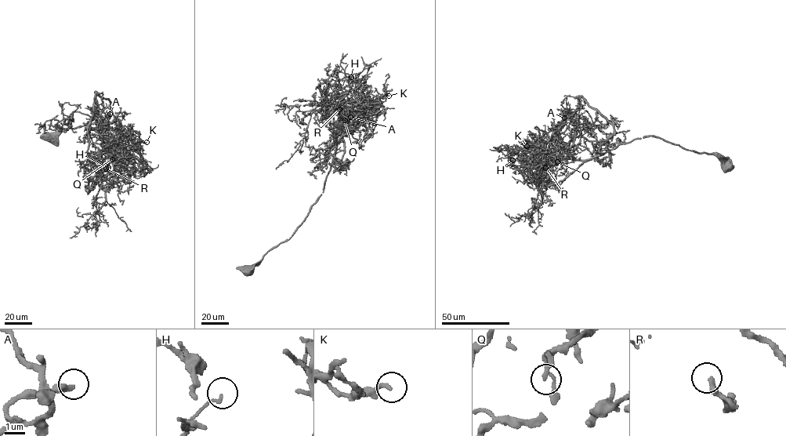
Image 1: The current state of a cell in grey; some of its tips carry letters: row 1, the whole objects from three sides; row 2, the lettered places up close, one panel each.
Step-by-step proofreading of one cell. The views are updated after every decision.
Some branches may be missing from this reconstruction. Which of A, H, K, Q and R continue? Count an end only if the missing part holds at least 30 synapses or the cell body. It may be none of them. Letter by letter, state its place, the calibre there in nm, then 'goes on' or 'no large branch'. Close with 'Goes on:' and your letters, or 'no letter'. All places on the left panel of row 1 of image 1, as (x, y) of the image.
A: at (110, 114); 320 nm thick; goes on
H: at (108, 167); 130 nm thick; no large branch
K: at (146, 142); 200 nm thick; no large branch
Q: at (112, 159); 220 nm thick; no large branch
R: at (106, 168); 280 nm thick; no large branch
Goes on: A

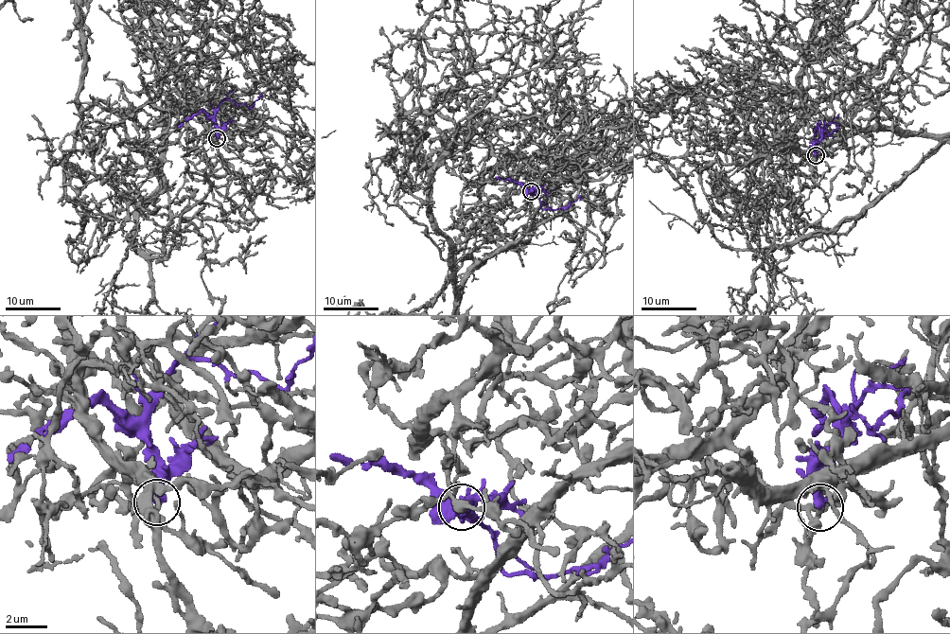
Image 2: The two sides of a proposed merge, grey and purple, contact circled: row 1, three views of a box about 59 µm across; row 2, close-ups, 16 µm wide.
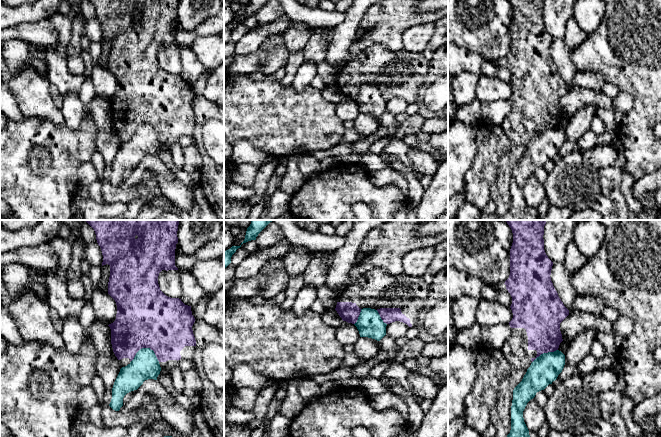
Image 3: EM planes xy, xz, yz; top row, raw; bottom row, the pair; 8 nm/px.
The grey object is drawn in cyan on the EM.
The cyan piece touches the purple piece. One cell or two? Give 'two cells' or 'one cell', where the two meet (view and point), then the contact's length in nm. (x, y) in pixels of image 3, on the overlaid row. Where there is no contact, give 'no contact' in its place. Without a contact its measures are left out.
two cells | xy (146, 348) | 240 nm

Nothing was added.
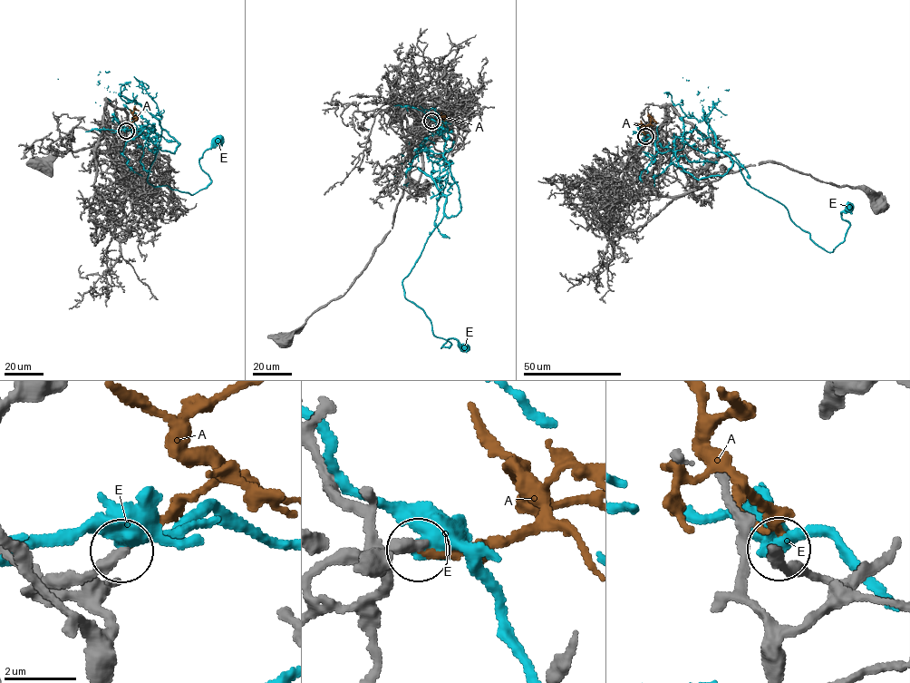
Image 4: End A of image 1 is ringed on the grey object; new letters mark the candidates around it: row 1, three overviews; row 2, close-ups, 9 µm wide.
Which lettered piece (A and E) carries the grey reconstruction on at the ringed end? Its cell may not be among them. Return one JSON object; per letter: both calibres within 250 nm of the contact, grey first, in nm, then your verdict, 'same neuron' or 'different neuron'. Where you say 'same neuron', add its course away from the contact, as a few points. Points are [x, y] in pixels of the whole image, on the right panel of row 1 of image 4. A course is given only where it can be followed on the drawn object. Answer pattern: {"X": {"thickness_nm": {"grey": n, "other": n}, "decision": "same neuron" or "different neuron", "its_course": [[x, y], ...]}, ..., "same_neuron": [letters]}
{"A": {"thickness_nm": {"grey": 320, "other": 140}, "decision": "same neuron", "its_course": [[645, 135], [642, 129], [651, 122], [651, 118], [656, 123]]}, "E": {"thickness_nm": {"grey": 320, "other": 650}, "decision": "different neuron"}, "same_neuron": ["A"]}

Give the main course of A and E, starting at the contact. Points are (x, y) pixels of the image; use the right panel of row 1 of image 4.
A: (645, 135), (642, 129), (651, 122), (651, 118), (656, 123)
E: (645, 135), (696, 179), (735, 161), (827, 251), (844, 240), (849, 205)

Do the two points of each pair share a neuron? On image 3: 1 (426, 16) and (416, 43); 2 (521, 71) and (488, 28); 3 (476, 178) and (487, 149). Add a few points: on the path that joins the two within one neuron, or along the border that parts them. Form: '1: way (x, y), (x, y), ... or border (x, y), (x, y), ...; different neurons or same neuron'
1: border (433, 22), (411, 25), (404, 32), (403, 37); different neurons
2: border (510, 30), (510, 50), (503, 59); different neurons
3: way (483, 171), (487, 156); same neuron

